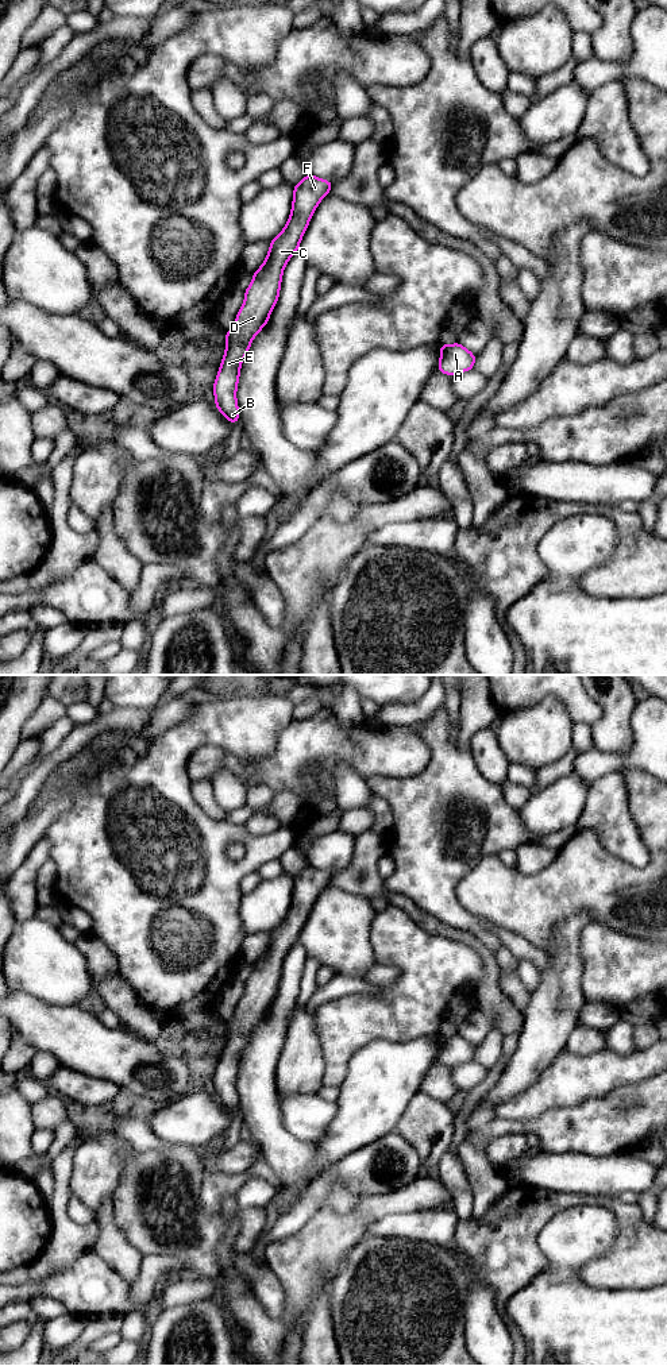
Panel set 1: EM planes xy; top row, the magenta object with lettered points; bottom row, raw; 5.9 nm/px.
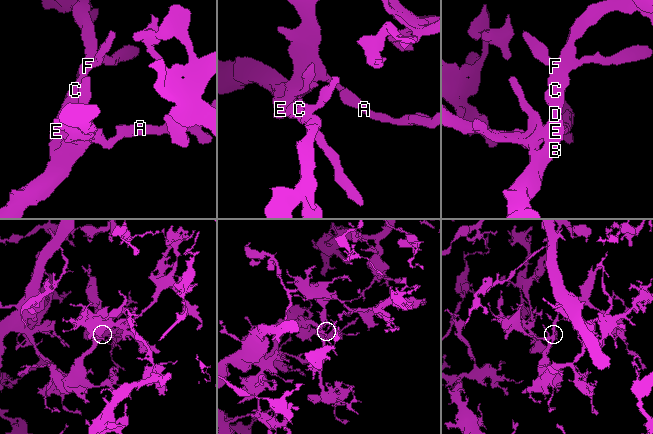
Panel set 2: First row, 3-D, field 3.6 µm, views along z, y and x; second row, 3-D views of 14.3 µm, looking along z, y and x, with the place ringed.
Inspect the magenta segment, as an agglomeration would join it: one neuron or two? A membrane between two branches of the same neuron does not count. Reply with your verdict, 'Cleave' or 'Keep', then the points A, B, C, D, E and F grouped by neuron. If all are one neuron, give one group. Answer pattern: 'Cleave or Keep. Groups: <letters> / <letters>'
Keep. Groups: A B C D E F

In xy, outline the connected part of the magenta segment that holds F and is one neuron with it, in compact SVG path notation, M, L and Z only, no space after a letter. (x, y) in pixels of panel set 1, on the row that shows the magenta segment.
M308 173L293 188L292 212L285 228L270 242L265 262L244 290L244 302L225 335L225 352L213 383L215 405L231 422L239 422L236 389L242 362L258 332L267 324L278 301L282 273L309 225L319 202L335 184Z

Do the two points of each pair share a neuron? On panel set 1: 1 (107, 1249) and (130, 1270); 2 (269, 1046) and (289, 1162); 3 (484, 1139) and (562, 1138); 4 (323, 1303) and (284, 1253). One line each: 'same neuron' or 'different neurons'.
1: same neuron
2: same neuron
3: same neuron
4: different neurons

